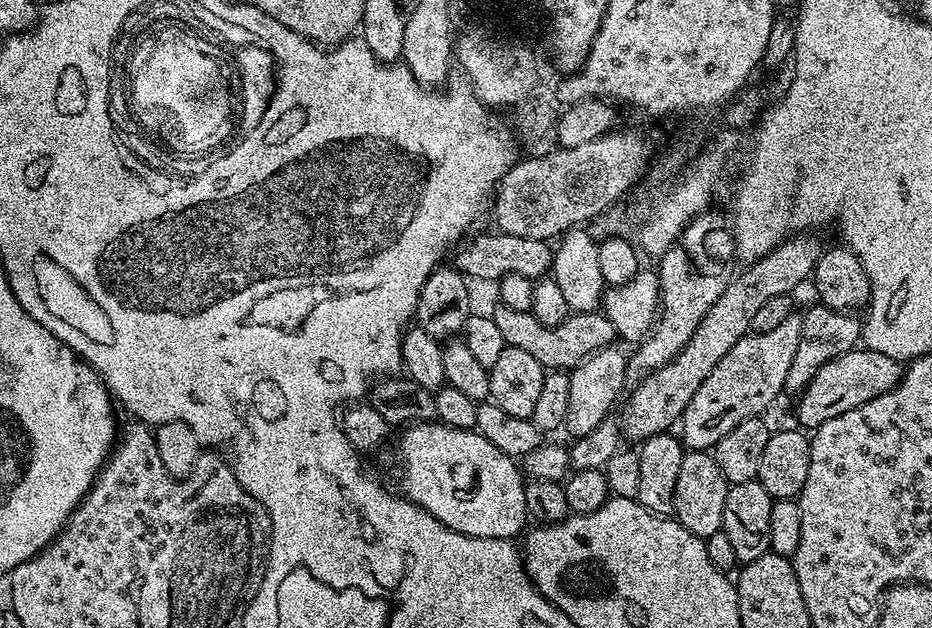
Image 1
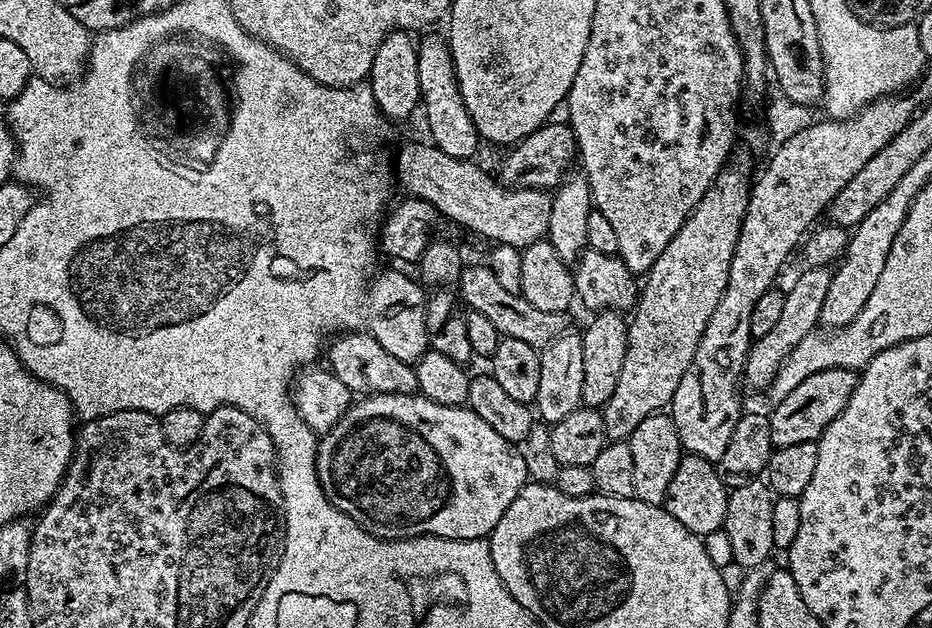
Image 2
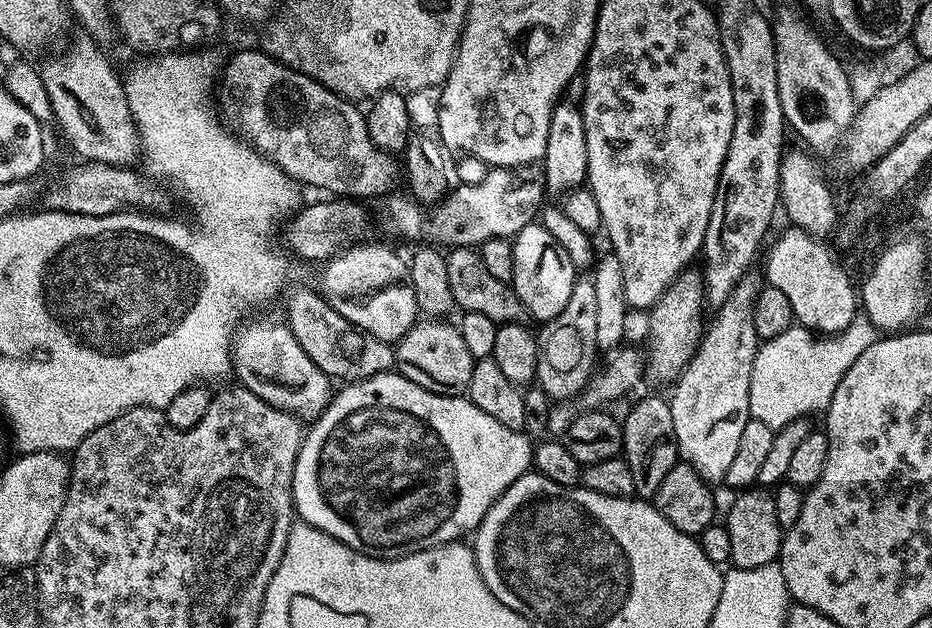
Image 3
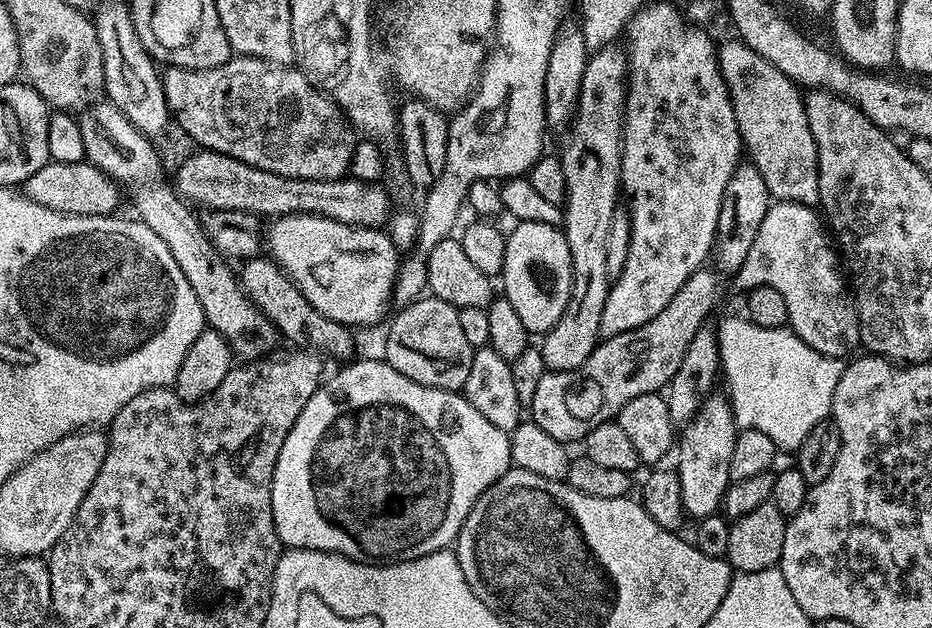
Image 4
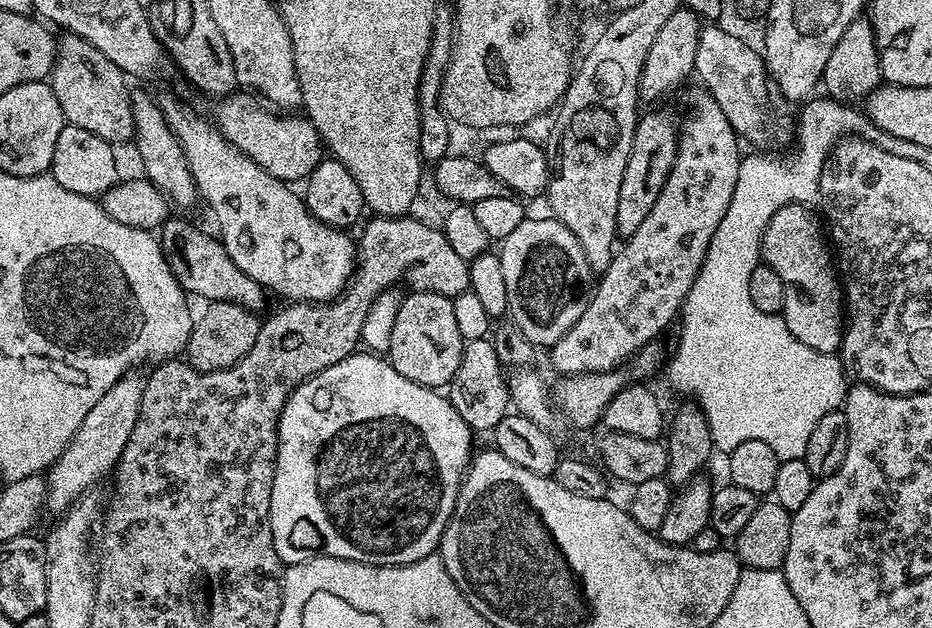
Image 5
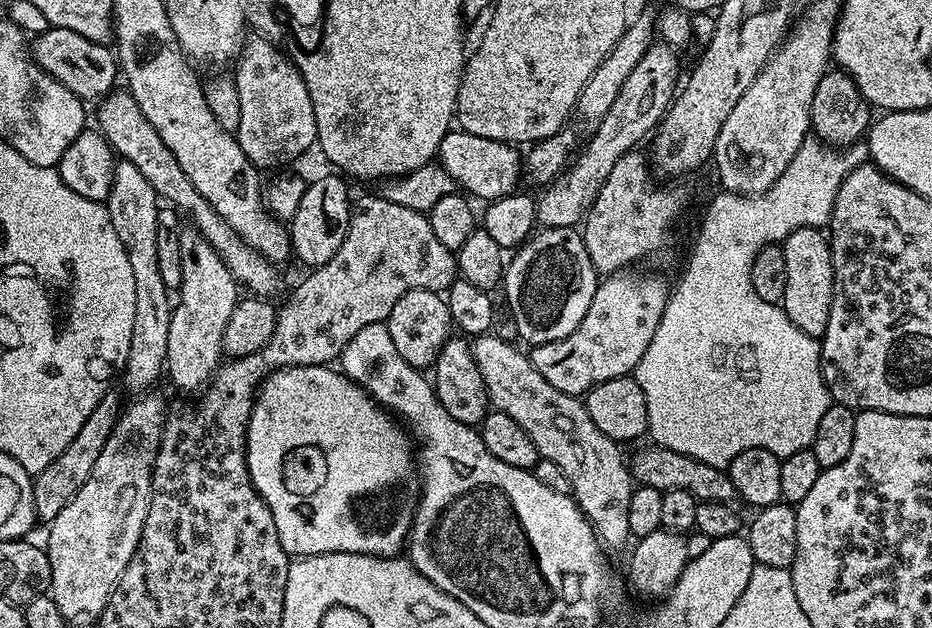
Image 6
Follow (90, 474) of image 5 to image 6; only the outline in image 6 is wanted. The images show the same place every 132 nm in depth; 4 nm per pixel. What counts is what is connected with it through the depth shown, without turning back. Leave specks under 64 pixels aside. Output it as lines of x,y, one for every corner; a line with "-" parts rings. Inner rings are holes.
123,158
117,159
113,166
113,180
106,199
108,222
114,234
122,242
124,257
130,258
132,277
132,337
128,361
122,369
122,380
128,388
148,390
156,378
161,376
162,369
168,362
166,337
170,335
170,318
173,301
168,301
170,289
162,282
162,274
158,274
158,214
162,204
158,199
154,186
146,182
142,170
134,166
134,162

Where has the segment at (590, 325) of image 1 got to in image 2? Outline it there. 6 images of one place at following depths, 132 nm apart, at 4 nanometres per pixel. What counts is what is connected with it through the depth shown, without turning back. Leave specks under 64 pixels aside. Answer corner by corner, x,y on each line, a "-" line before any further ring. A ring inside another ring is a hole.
484,262
472,264
469,268
468,265
461,267
458,296
471,311
483,314
494,325
494,330
500,332
501,337
518,338
518,342
526,342
537,350
544,349
570,328
567,320
569,317
565,313
538,310
538,306
530,306
524,296
503,288

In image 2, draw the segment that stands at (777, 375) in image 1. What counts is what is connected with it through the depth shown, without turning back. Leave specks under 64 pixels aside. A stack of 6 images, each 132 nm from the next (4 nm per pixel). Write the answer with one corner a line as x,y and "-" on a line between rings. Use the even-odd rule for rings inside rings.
828,266
818,268
805,267
804,273
792,284
792,289
784,292
786,306
782,306
782,314
778,317
778,326
773,326
770,334
759,337
748,350
748,363
744,366
743,379
752,388
767,389
772,379
778,374
780,364
788,357
790,350
798,346
798,342
809,339
810,334
820,324
822,301
832,281
833,269

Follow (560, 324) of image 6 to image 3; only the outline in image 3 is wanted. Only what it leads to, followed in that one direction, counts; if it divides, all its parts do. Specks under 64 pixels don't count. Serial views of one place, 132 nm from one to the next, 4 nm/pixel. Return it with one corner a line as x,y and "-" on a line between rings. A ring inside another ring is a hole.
539,222
526,225
514,237
512,253
514,274
510,283
516,297
524,303
525,313
529,317
532,315
537,322
552,320
565,309
578,279
578,269
574,262
570,262
570,254
566,254
558,238
554,238
554,234
550,234
550,230
546,230

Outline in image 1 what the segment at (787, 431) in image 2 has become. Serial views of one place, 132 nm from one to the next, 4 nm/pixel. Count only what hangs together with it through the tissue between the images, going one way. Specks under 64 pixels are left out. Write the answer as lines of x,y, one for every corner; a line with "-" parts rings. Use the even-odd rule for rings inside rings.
863,346
851,348
846,354
826,362
814,378
799,393
796,404
795,423
804,430
815,430
830,418
838,418
838,414
846,414
846,410
854,410
854,406
862,406
882,394
892,392
904,377
901,361
886,358
886,354
878,354

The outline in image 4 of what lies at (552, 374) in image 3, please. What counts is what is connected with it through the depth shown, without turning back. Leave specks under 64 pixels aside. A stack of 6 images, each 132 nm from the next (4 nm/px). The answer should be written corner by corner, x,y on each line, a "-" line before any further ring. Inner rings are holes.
619,43
607,44
602,50
591,53
582,77
581,94
575,116
568,126
560,150
567,194
564,203
562,230
567,238
571,256
571,298
555,326
543,335
540,344
545,367
551,371
568,371
582,365
600,341
603,307
609,296
611,281
606,274
607,239
613,210
620,198
621,138
623,136
624,100
628,97
628,54

